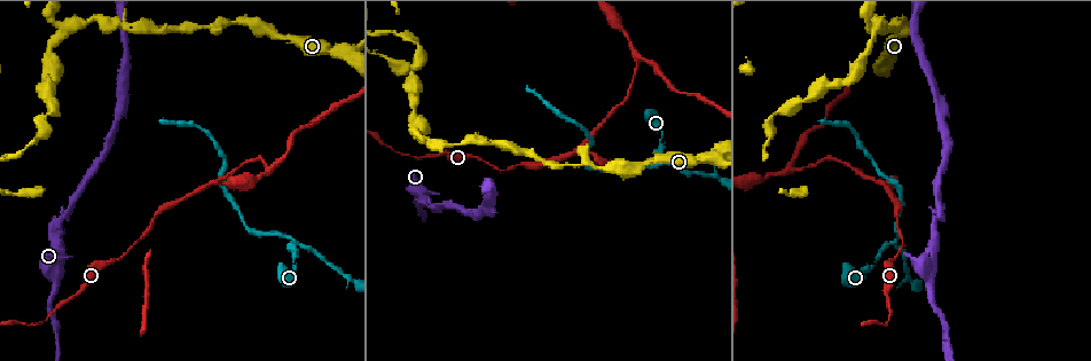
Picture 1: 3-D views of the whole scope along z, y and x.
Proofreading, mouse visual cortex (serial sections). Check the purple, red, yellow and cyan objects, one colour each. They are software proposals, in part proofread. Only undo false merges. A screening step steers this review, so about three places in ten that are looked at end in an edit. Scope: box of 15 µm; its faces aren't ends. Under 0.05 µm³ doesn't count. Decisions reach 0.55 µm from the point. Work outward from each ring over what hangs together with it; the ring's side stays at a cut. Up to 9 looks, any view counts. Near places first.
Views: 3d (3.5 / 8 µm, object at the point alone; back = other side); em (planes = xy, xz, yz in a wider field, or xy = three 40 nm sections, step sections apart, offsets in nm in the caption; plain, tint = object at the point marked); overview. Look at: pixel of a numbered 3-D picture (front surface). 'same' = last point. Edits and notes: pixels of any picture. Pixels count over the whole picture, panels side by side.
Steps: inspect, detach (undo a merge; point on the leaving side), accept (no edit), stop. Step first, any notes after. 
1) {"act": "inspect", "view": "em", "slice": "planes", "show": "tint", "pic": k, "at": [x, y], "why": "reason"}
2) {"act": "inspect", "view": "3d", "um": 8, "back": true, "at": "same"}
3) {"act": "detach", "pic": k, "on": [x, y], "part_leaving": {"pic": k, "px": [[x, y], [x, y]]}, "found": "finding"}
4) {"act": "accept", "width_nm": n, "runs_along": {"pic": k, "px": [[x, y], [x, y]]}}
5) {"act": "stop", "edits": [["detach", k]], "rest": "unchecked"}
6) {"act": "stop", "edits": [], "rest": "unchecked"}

{"act": "inspect", "view": "3d", "um": 3.5, "pic": 1, "at": [487, 144], "why": "narrows sharply"}

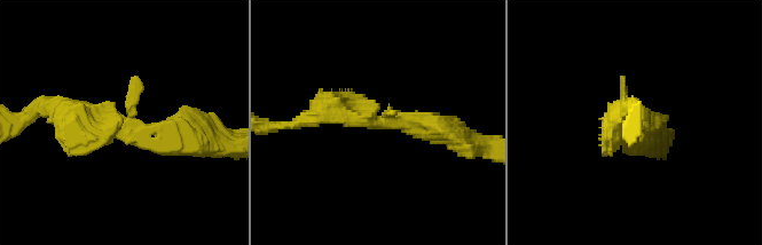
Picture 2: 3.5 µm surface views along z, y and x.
{"act": "inspect", "view": "em", "slice": "xy", "step": 3, "show": "plain", "pic": 2, "at": [370, 116]}

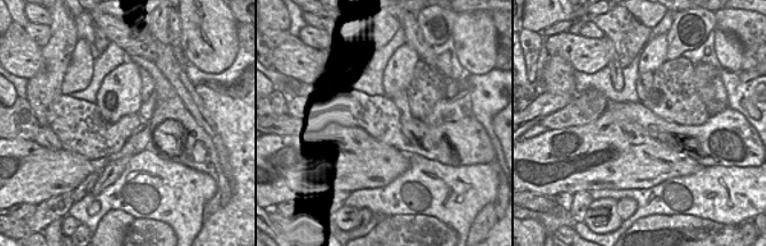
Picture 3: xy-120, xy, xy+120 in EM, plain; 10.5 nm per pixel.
{"act": "inspect", "view": "em", "slice": "xy", "step": 3, "show": "tint", "at": "same"}

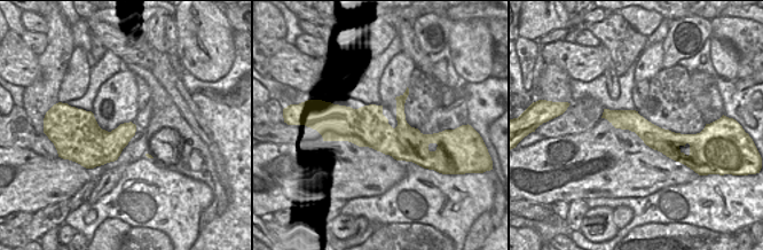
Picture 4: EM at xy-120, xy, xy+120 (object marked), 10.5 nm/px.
{"act": "accept", "runs_along": {"pic": 2, "px": [[182, 139], [45, 107]]}, "found": "one cell here"}

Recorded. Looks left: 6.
{"act": "inspect", "view": "3d", "um": 3.5, "pic": 1, "at": [638, 60], "why": "a fork"}

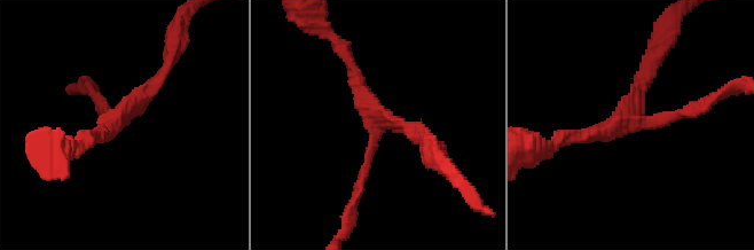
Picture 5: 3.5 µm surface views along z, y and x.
{"act": "inspect", "view": "em", "slice": "xy", "step": 5, "show": "tint", "pic": 5, "at": [637, 122], "arms": 3, "arm_widths_nm": [150, 200, 200], "why": "need the tissue"}

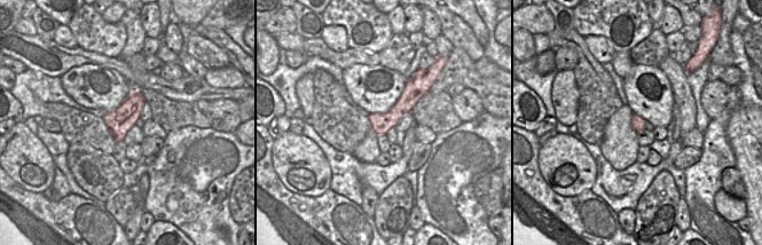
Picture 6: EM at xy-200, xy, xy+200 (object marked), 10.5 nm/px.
{"act": "accept", "runs_along": {"pic": 5, "px": [[705, 104], [573, 137]]}, "found": "continuous, no second cell"}

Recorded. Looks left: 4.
{"act": "inspect", "view": "3d", "um": 3.5, "back": true, "pic": 1, "at": [874, 29], "why": "three-way junction"}

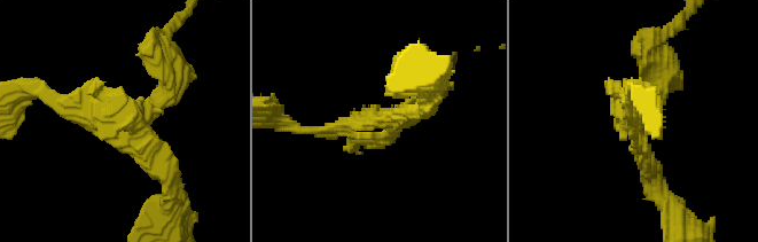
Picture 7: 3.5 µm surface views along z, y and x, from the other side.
{"act": "inspect", "view": "em", "slice": "xy", "step": 3, "show": "tint", "pic": 7, "at": [130, 118], "why": "need the tissue"}

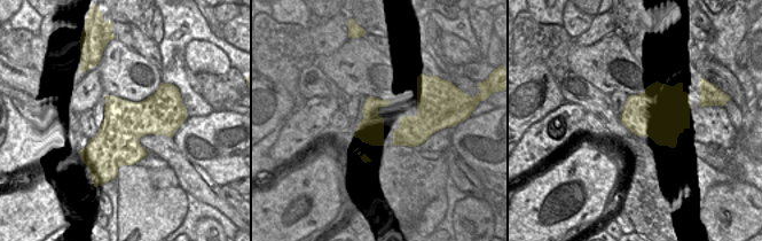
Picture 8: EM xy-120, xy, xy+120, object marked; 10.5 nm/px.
{"act": "inspect", "view": "em", "slice": "xy", "step": 1, "show": "tint", "at": "same", "why": "another direction"}

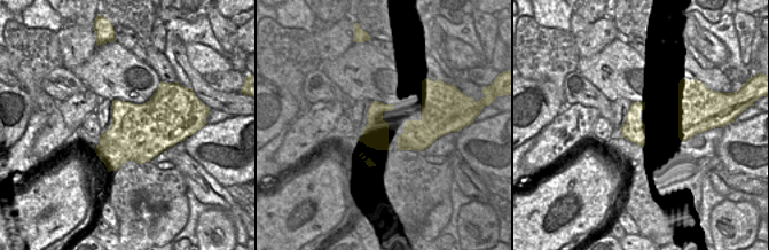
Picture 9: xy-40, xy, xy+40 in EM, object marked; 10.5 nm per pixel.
{"act": "accept", "runs_along": {"pic": 7, "px": [[54, 103], [129, 117], [167, 180]]}, "found": "continuous, no second cell"}

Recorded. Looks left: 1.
{"act": "stop", "edits": [], "rest": "unchecked"}

